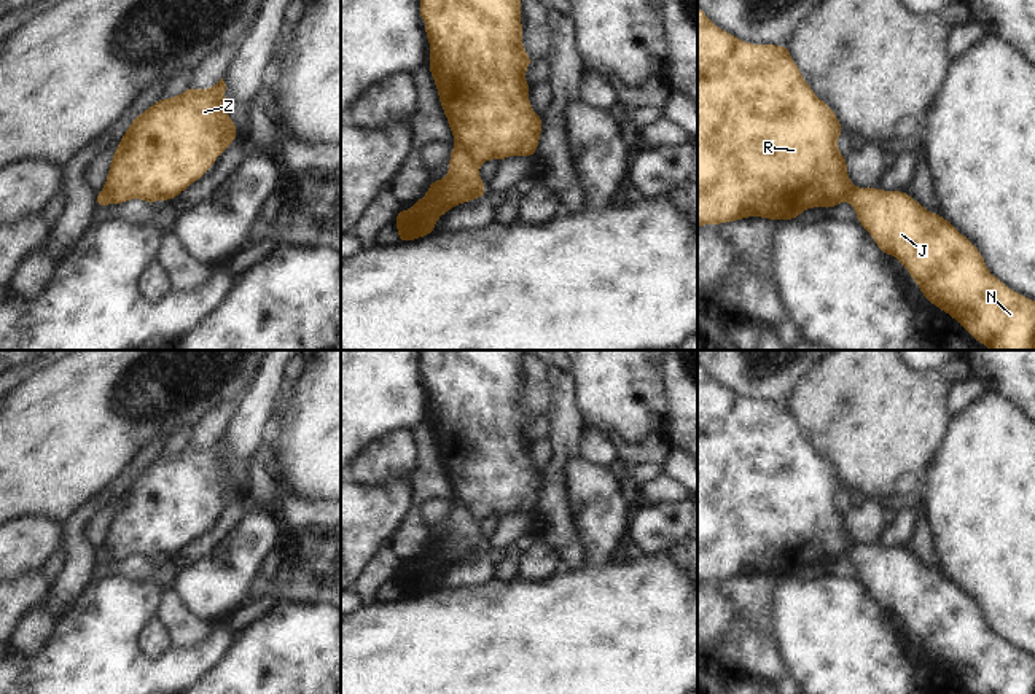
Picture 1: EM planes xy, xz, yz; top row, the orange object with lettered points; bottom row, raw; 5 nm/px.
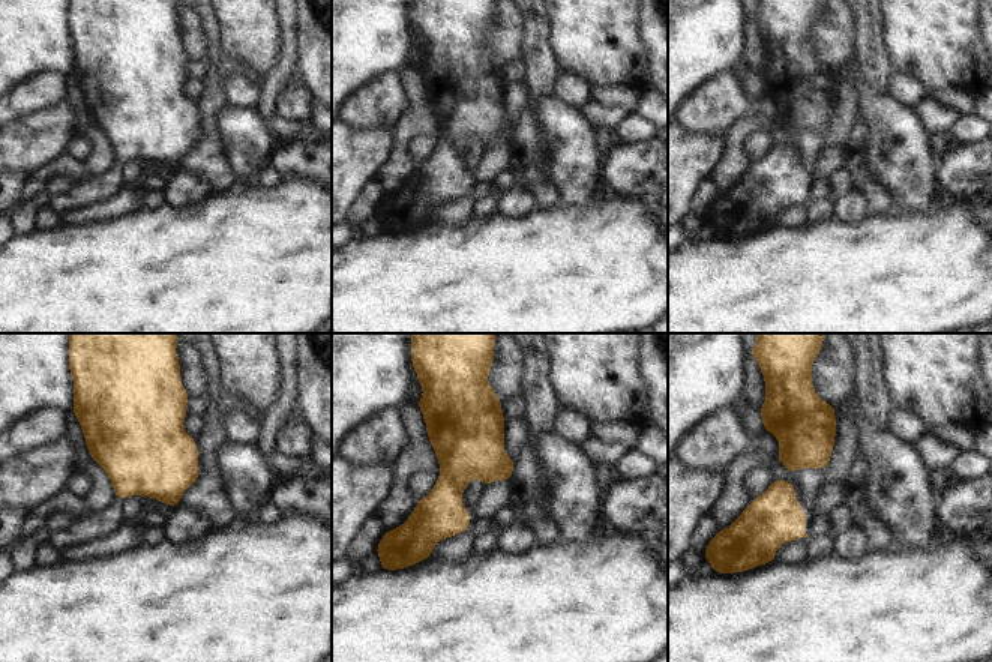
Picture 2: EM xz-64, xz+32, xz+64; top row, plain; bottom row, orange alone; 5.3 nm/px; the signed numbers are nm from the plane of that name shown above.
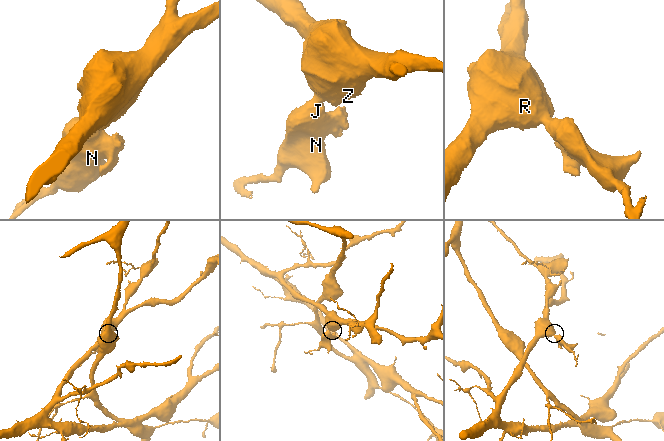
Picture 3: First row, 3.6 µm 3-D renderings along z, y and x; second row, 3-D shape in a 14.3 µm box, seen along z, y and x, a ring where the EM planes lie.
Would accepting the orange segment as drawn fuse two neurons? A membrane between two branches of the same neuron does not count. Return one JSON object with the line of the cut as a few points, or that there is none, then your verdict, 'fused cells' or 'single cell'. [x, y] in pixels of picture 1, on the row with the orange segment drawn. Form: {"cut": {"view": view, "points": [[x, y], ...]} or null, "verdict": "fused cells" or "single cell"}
{"cut": {"view": "xz", "points": [[454, 142], [478, 166]]}, "verdict": "fused cells"}

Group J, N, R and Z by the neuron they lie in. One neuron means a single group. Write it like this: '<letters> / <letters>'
J N / R Z

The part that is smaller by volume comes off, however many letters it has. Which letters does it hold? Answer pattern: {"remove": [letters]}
{"remove": ["J", "N"]}

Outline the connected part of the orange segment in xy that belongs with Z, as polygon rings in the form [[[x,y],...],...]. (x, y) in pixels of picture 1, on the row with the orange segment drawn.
[[[223,78],[212,88],[186,88],[180,96],[159,99],[132,119],[111,154],[104,185],[110,204],[140,199],[148,204],[172,201],[199,181],[218,156],[237,138],[237,126],[228,116]]]

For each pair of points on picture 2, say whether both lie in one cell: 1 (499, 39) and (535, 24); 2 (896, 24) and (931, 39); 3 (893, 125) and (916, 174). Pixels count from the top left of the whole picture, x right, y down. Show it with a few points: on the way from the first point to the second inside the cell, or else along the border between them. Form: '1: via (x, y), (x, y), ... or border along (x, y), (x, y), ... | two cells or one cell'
1: border along (520, 15), (521, 56) | two cells
2: via (905, 24), (916, 24), (922, 30) | one cell
3: via (893, 137), (904, 162) | one cell

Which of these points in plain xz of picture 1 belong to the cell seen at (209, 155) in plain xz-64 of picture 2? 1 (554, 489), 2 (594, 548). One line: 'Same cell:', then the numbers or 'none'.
Same cell: 1

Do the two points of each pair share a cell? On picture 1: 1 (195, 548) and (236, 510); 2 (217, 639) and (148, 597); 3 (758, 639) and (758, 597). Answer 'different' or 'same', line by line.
1: same
2: same
3: same

